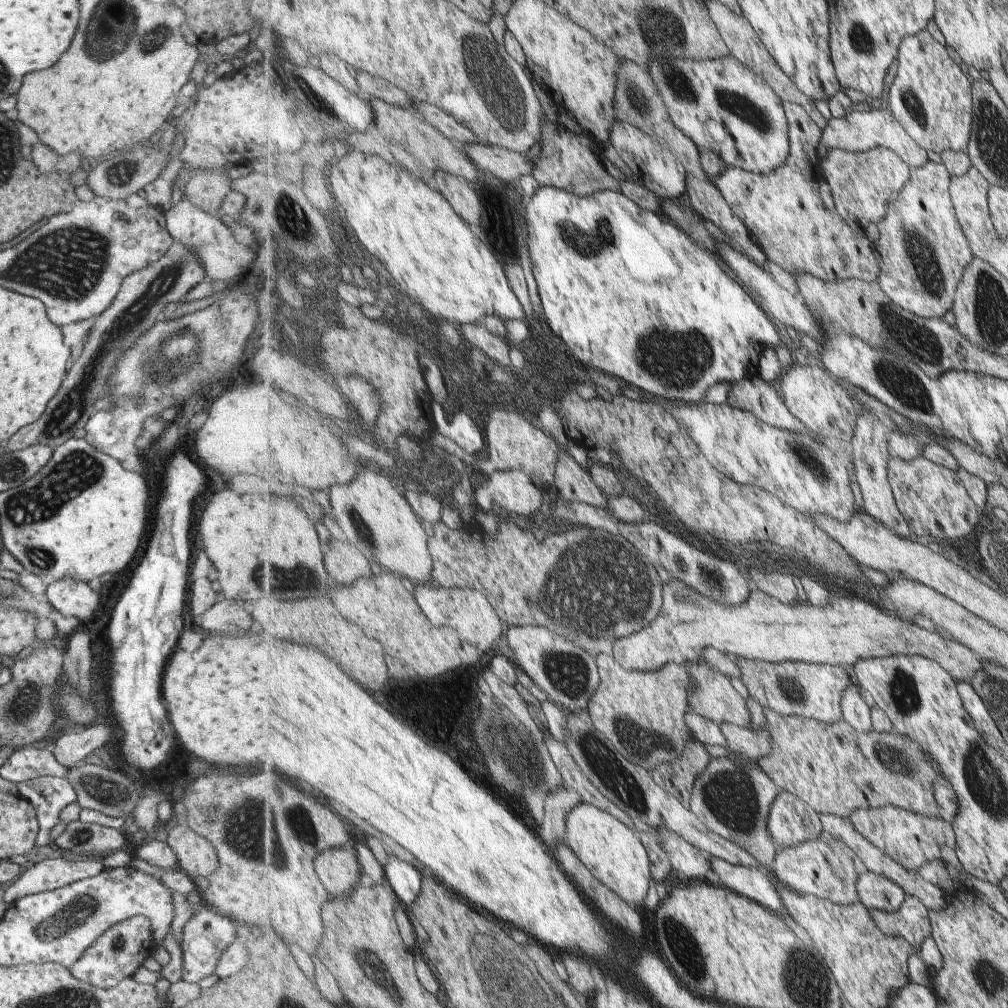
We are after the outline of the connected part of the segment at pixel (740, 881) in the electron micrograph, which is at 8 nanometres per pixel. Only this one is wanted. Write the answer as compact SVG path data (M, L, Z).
M709 856L709 859L718 883L777 913L784 907L774 878L763 868L734 865L719 857Z

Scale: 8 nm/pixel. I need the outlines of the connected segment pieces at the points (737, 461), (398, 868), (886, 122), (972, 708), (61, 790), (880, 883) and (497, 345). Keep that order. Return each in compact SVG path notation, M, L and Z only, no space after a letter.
M701 402L692 406L670 406L669 412L681 424L685 424L689 434L698 444L703 454L711 461L718 471L730 476L738 483L751 485L778 496L785 504L796 508L812 519L816 515L830 515L835 520L849 522L857 513L857 502L851 488L851 474L841 457L826 442L818 441L807 433L791 432L787 429L767 424L751 411L732 407L728 402L712 404Z
M392 855L382 870L404 907L417 900L423 889L423 876L413 864L401 862L397 856Z
M871 108L867 112L854 111L847 113L844 119L831 118L824 129L818 153L821 161L825 161L833 149L843 149L866 153L871 149L887 148L901 155L912 167L922 167L928 161L927 151L908 133L908 130L897 120L893 112L883 112L879 108Z
M957 682L957 691L965 705L967 714L975 722L975 726L979 727L980 732L991 736L995 742L1001 742L1000 732L997 731L997 727L995 728L996 724L993 722L992 714L988 712L971 684L969 682Z
M38 777L15 785L18 794L31 804L38 822L34 846L51 844L50 828L57 823L58 812L68 804L76 802L76 794L63 777Z
M873 871L859 877L858 891L861 902L868 909L879 909L890 913L898 911L909 896L904 888L890 878Z
M478 322L456 325L456 327L472 347L478 348L495 363L501 364L503 367L511 364L511 358L509 358L510 345L507 340L492 334Z

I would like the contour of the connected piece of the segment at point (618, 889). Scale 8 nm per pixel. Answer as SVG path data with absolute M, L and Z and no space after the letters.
M589 803L575 806L566 821L567 842L591 873L631 905L644 904L651 886L649 854L639 836L609 812Z

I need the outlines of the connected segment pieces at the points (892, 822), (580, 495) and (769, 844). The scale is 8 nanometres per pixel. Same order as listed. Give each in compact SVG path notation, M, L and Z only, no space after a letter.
M886 806L856 810L850 819L865 838L884 850L893 860L912 871L919 871L927 863L941 860L941 846L948 850L954 849L956 846L951 823L943 815L931 818L905 807Z
M571 454L559 456L555 464L555 493L557 497L569 502L585 502L595 508L609 510L609 500L606 494L599 490L593 478Z
M735 752L724 758L713 758L695 780L690 806L705 824L718 835L748 850L755 859L772 868L779 850L770 834L768 818L781 788L759 766Z

